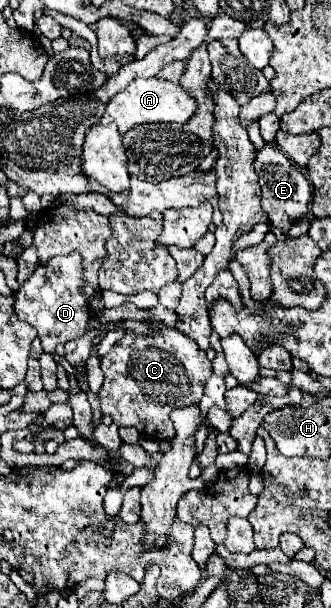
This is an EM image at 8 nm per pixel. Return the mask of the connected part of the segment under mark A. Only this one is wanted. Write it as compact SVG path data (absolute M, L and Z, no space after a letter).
M135 78L121 94L117 94L105 108L105 114L101 116L101 124L115 122L119 126L119 132L125 134L137 124L149 124L149 122L179 122L185 124L191 120L197 112L197 100L191 96L189 90L185 90L179 82L169 82L163 78Z

